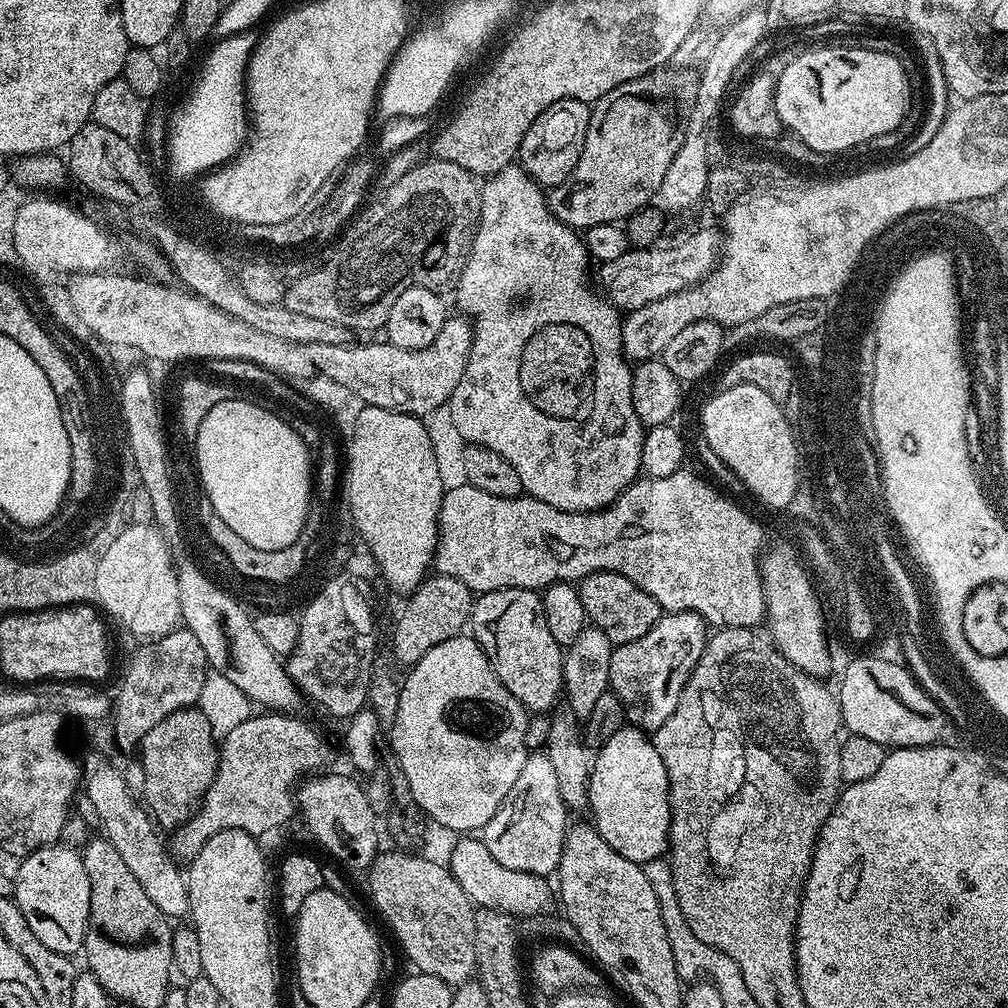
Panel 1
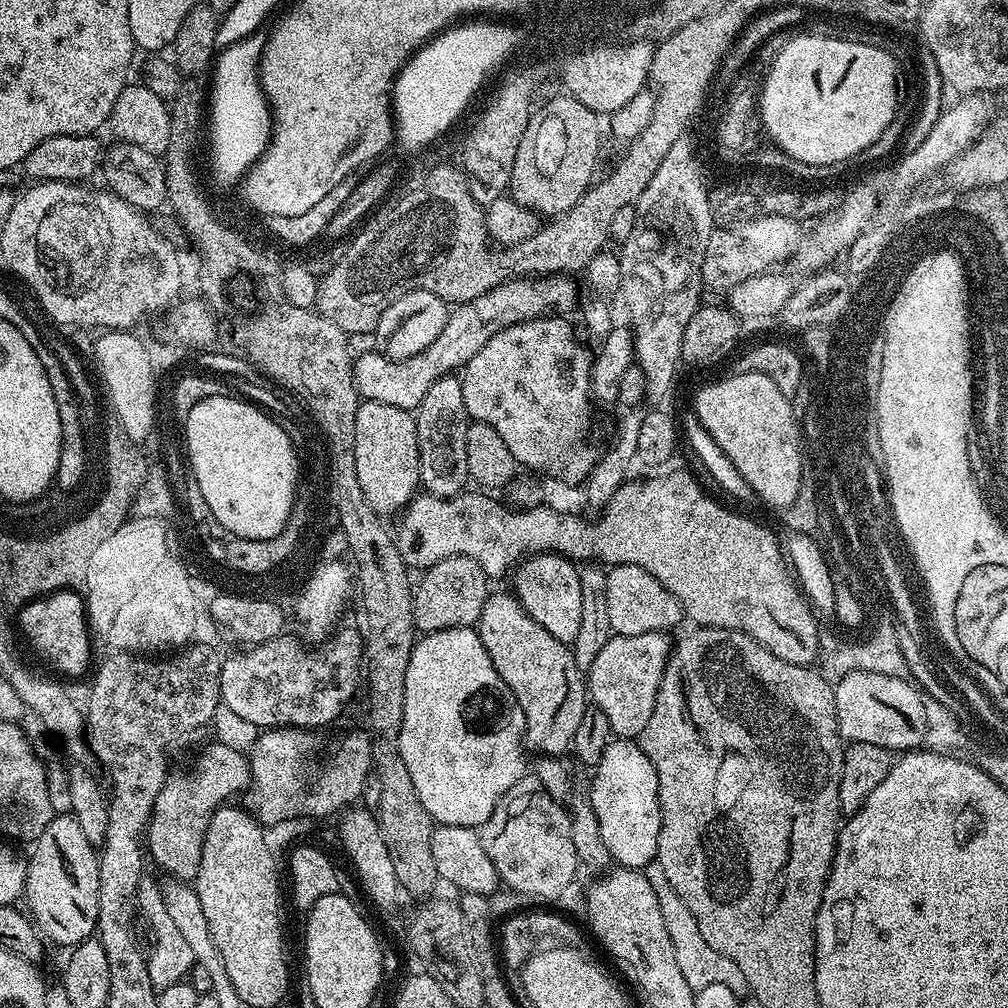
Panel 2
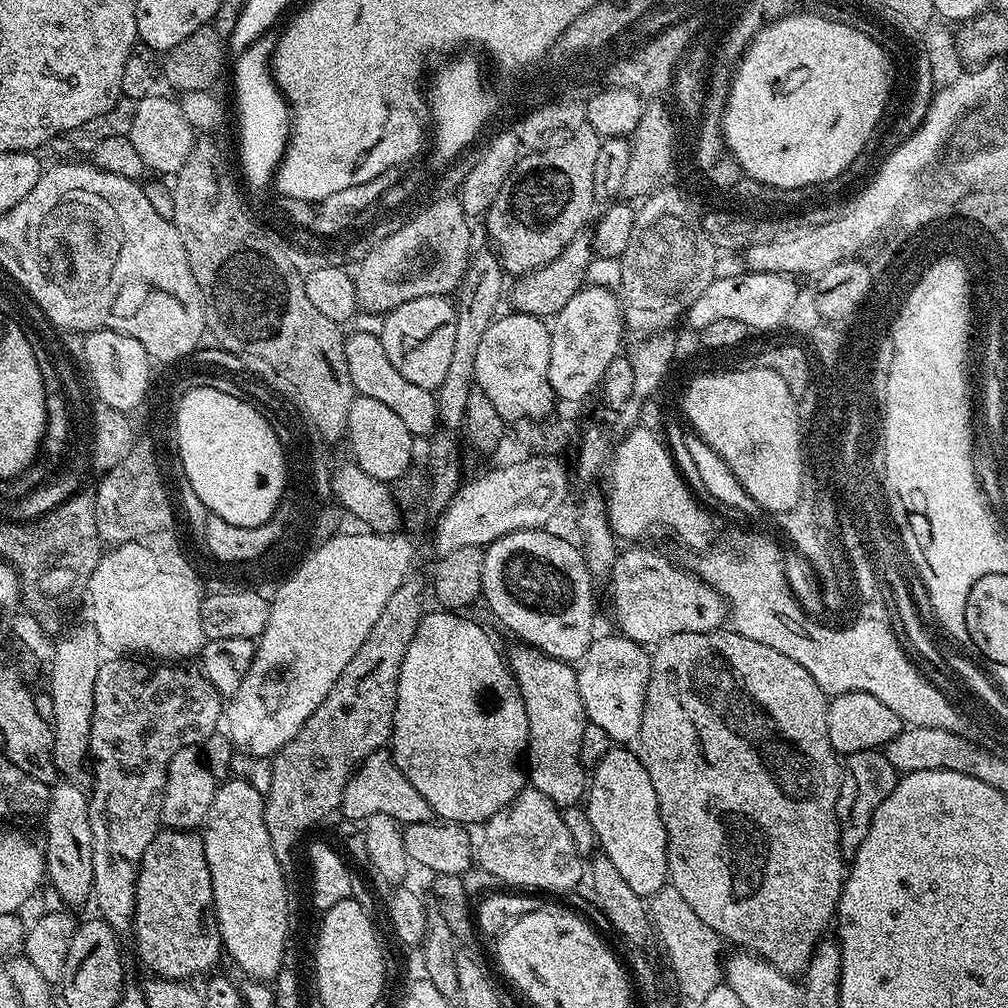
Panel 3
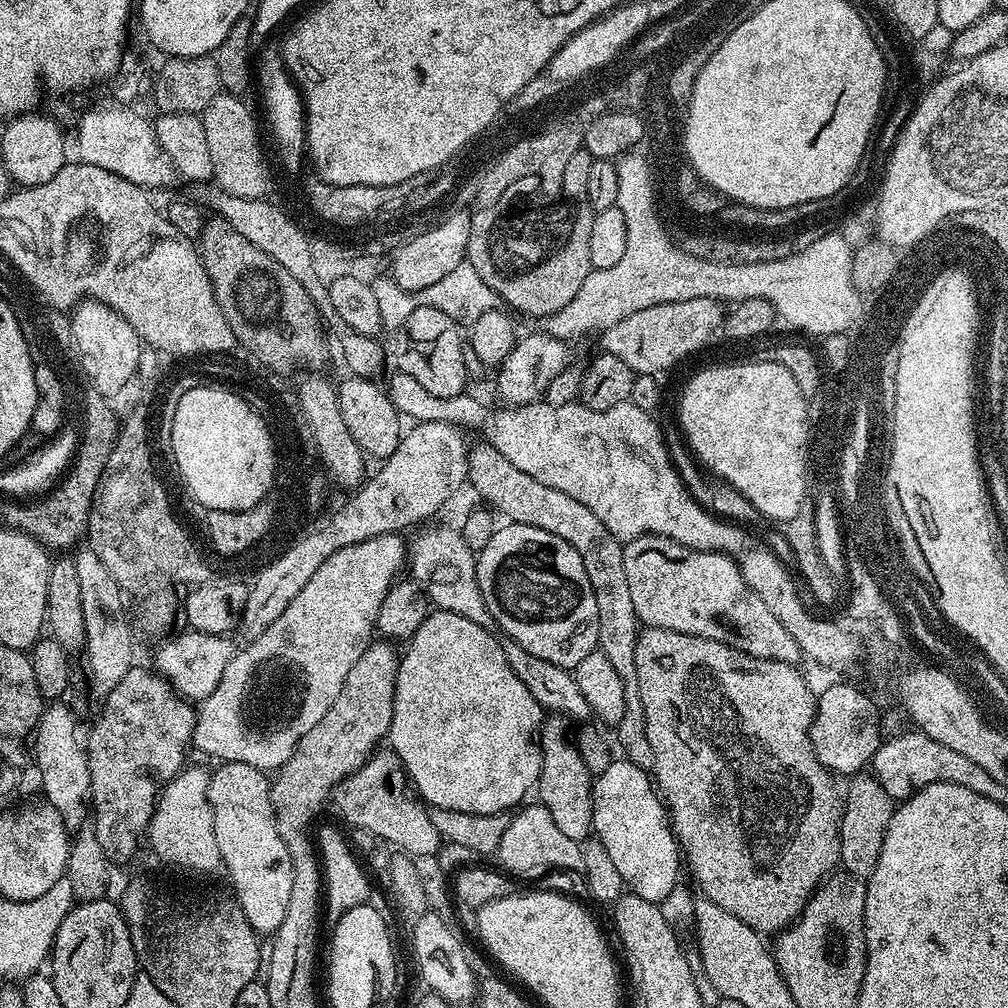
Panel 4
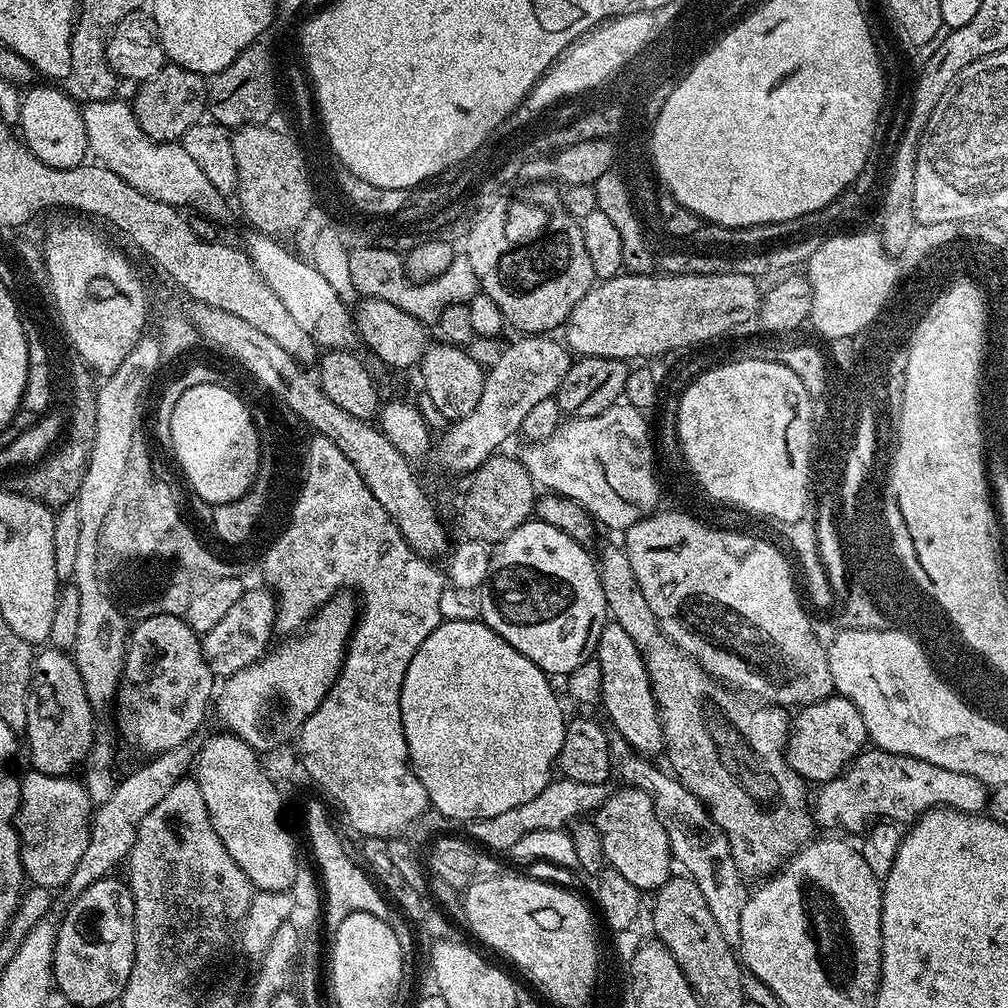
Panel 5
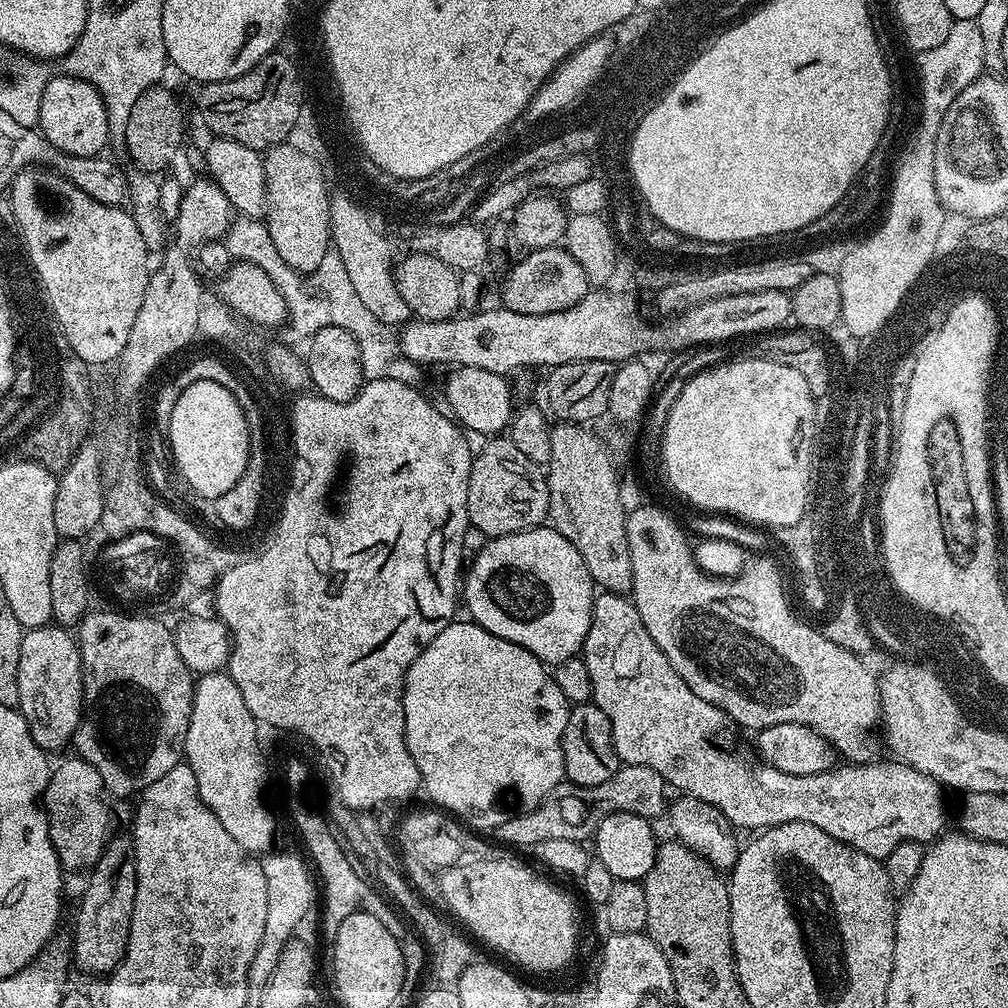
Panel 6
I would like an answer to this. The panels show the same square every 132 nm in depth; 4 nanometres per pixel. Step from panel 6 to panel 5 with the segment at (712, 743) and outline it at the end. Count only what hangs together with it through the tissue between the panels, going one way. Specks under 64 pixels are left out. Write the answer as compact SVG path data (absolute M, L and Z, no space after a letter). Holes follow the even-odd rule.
M615 622L605 624L594 659L602 666L602 709L608 715L607 723L629 743L634 752L645 757L655 757L655 752L663 753L664 729L656 711L656 699L652 693L652 683L640 655L638 646ZM872 746L861 752L839 776L827 780L815 789L814 820L819 827L821 824L824 828L845 828L848 832L863 833L869 822L895 820L897 824L907 825L929 808L953 808L959 812L980 814L989 807L989 795L989 785L978 782L978 778L970 774L958 774L958 770L934 766L934 762L922 762L918 758L890 754Z

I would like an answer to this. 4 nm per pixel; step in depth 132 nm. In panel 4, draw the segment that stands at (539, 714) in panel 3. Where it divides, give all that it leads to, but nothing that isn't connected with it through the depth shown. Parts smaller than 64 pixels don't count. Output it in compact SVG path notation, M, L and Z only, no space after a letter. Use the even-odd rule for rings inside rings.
M549 715L538 737L540 746L539 803L550 810L558 830L566 838L583 842L593 835L592 831L592 785L594 773L586 770L586 762L578 754L573 737L568 736L569 721L561 715Z

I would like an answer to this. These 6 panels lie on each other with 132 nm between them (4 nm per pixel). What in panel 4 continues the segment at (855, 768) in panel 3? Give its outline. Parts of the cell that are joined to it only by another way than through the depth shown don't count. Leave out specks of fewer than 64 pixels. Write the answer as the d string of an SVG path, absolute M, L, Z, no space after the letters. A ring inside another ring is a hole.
M857 774L847 784L848 793L845 791L842 796L839 867L867 881L868 876L874 874L874 866L878 866L878 854L882 852L882 838L894 811L894 801L871 774Z

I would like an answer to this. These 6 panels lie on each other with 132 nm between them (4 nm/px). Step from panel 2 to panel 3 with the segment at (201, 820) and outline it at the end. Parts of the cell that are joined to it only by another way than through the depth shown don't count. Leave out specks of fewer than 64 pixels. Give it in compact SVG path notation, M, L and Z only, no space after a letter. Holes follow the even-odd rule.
M161 830L157 832L156 837L150 842L150 846L146 846L146 854L142 854L142 862L140 863L140 873L136 879L136 913L132 919L132 929L134 937L136 936L136 952L140 955L140 960L149 968L149 973L155 974L161 980L178 980L181 982L191 981L191 976L203 977L205 974L211 973L212 968L219 962L220 956L222 960L222 945L220 943L220 933L215 930L204 932L204 919L209 919L210 909L212 906L212 883L210 882L210 866L206 862L206 854L204 853L204 841L195 831L192 830Z

